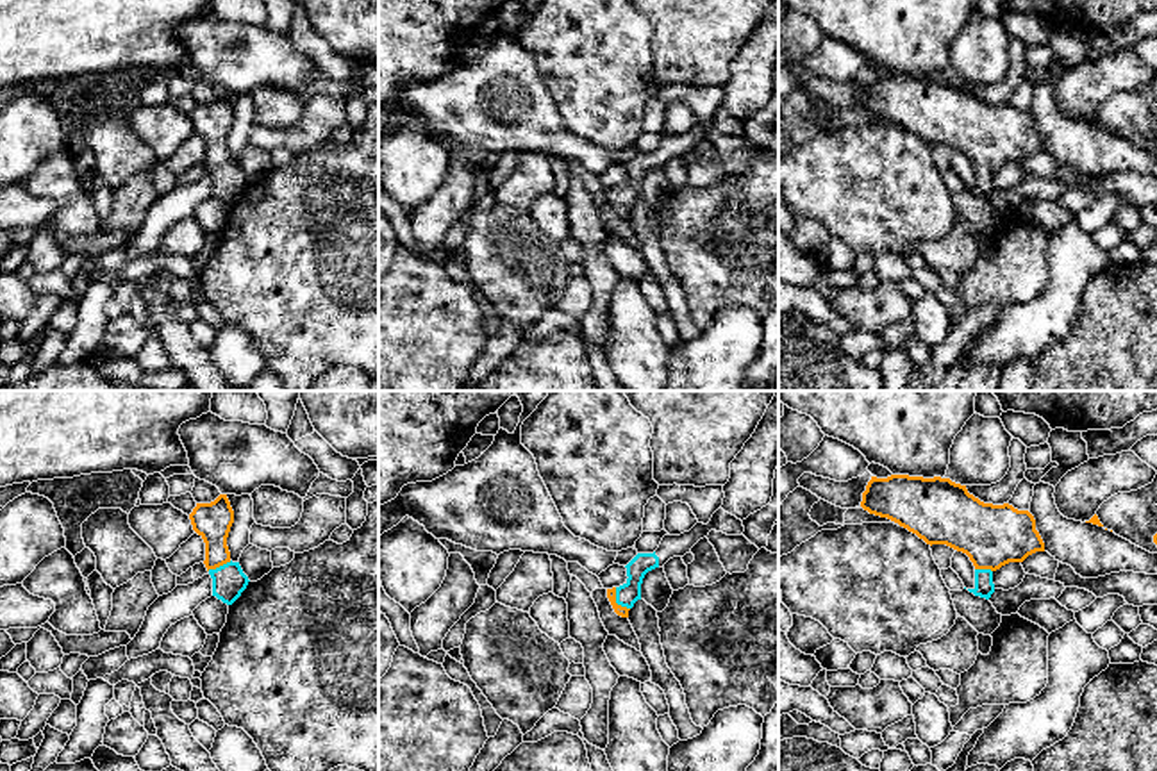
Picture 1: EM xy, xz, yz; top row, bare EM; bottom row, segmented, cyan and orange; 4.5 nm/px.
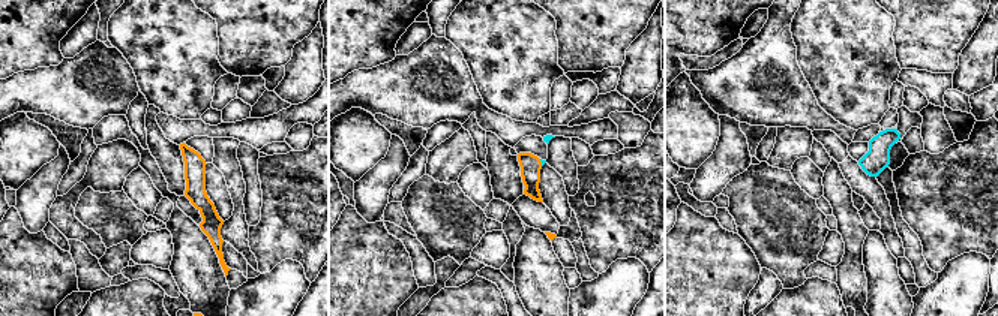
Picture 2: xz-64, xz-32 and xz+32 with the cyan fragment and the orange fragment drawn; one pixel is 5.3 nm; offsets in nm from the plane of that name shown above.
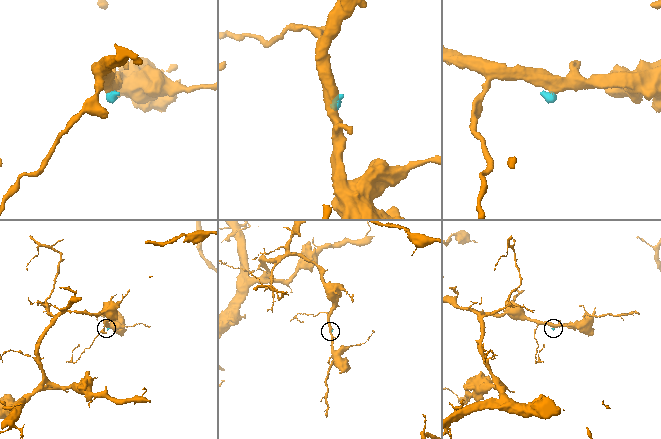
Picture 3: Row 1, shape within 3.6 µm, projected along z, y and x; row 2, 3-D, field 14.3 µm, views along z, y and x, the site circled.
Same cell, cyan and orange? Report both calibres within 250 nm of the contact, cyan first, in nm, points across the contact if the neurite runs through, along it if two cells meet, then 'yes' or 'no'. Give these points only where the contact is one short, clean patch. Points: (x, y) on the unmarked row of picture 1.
100 nm thick on the cyan side, 50 nm on the other; runs through xz (627, 195), (616, 202), (611, 193); yes

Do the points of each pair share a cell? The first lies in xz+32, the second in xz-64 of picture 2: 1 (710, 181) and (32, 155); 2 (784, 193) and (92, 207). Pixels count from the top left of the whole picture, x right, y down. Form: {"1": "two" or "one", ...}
{"1": "two", "2": "one"}

